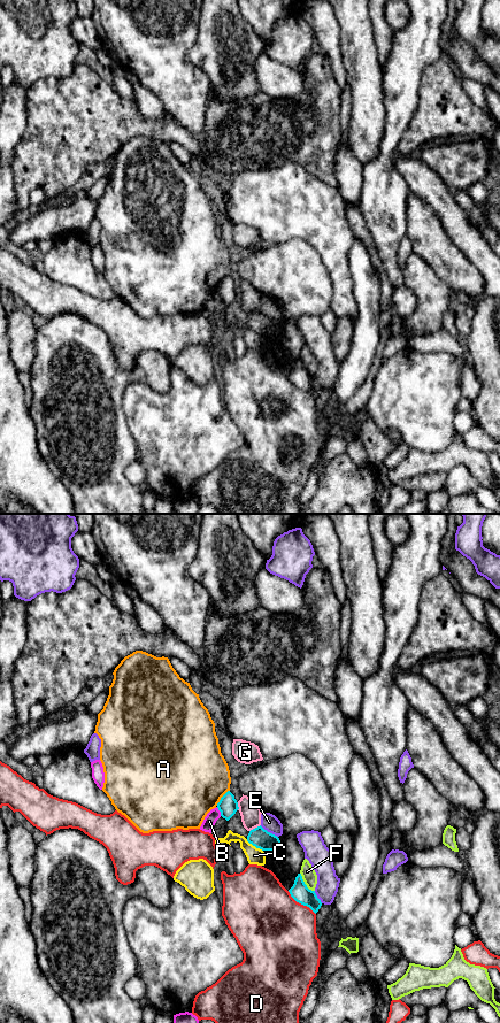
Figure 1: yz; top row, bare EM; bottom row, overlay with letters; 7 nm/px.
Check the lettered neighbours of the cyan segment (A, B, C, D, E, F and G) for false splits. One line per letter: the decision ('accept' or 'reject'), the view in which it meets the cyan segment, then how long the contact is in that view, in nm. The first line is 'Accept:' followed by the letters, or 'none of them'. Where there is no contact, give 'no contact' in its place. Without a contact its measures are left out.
Accept: none of them
A: reject; meets cyan in yz; contact 140 nm long
B: reject; meets cyan in yz; contact 70 nm long
C: reject; meets cyan in yz; contact 150 nm long
D: reject; meets cyan in yz; contact 260 nm long
E: reject; meets cyan in yz; contact 150 nm long
F: reject; meets cyan in yz; contact 170 nm long
G: reject; meets cyan in yz; contact 90 nm long

